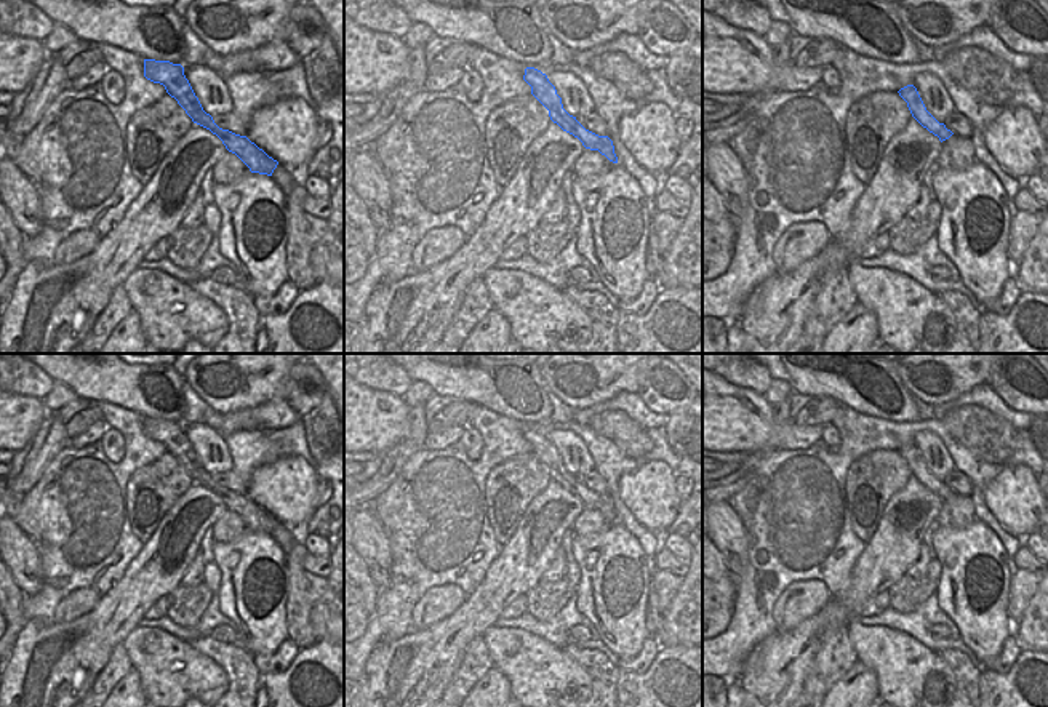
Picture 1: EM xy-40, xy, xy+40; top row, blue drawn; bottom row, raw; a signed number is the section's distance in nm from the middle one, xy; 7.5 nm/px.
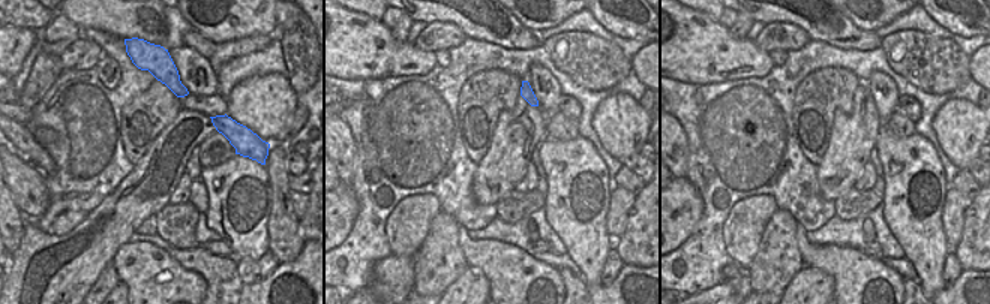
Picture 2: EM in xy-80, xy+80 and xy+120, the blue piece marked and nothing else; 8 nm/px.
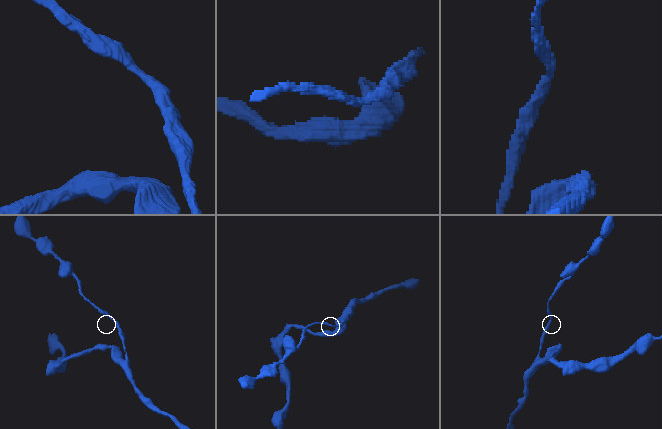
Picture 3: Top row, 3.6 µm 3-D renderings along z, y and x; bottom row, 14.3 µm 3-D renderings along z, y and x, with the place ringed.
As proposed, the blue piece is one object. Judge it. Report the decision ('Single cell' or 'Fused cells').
Single cell

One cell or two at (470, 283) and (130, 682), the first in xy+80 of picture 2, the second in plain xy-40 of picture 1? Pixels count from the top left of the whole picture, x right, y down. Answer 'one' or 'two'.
one

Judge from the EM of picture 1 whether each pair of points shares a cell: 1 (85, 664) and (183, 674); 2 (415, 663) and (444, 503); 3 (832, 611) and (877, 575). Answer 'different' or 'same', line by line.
1: different
2: different
3: same

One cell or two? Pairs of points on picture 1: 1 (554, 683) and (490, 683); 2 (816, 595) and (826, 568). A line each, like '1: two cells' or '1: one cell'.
1: two cells
2: two cells

